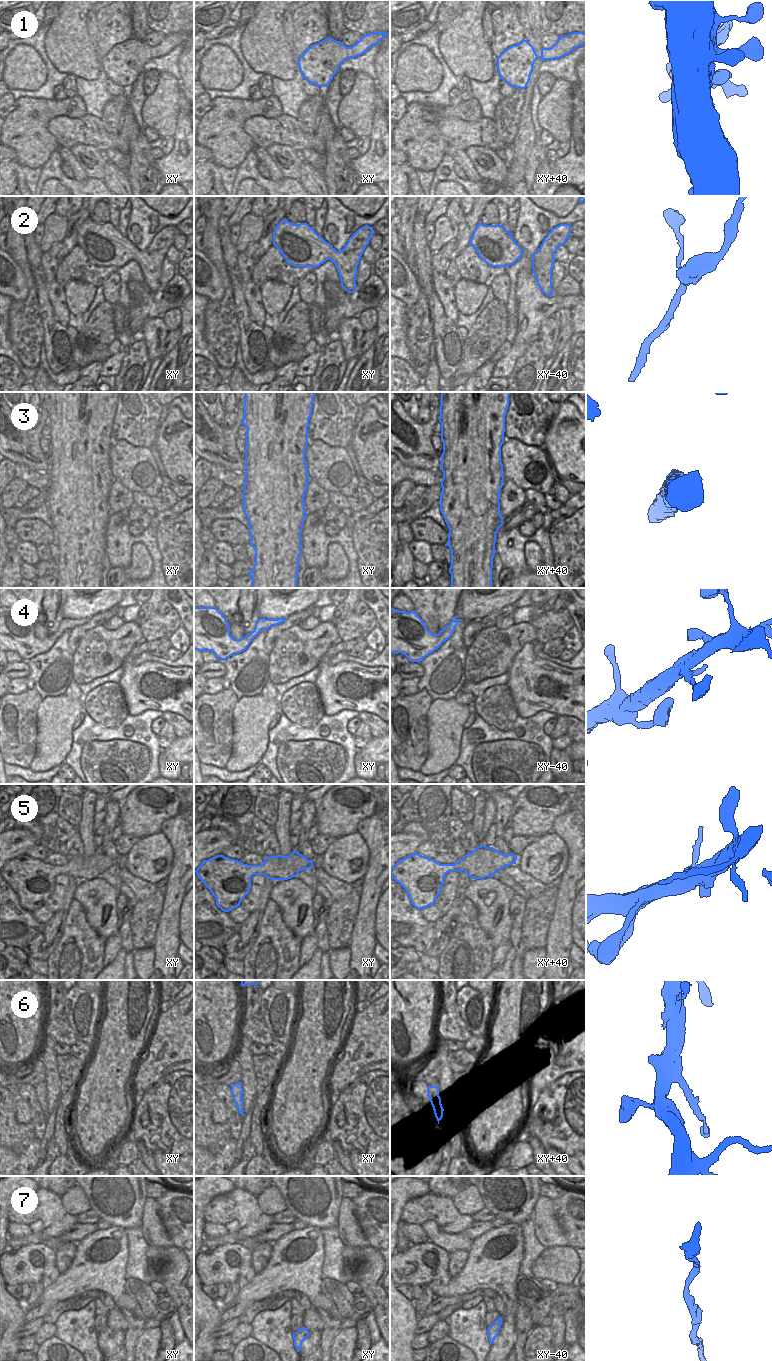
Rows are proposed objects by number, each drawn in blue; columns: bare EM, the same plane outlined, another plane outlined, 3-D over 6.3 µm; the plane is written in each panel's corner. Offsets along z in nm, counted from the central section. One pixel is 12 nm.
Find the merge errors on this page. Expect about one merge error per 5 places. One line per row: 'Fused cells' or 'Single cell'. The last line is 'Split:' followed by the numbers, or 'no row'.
1: Single cell
2: Single cell
3: Fused cells
4: Single cell
5: Single cell
6: Fused cells
7: Single cell
Split: 3, 6

